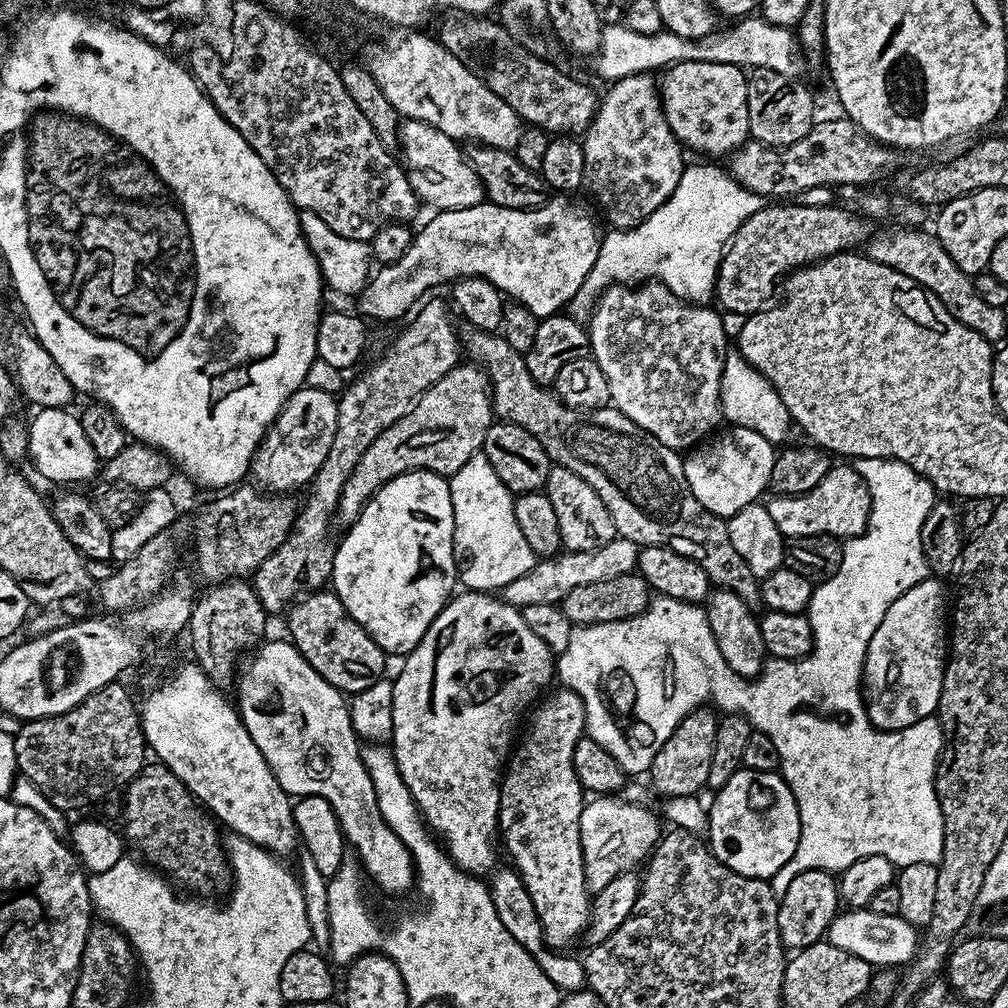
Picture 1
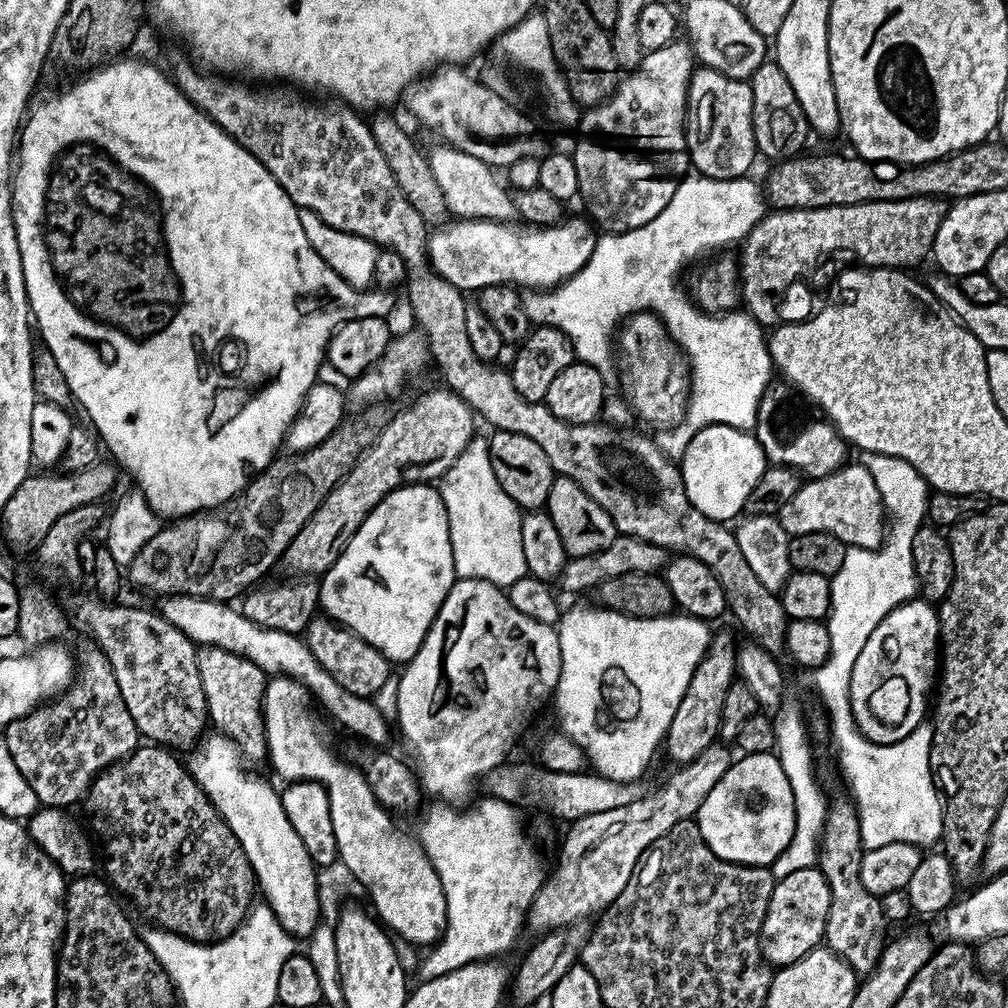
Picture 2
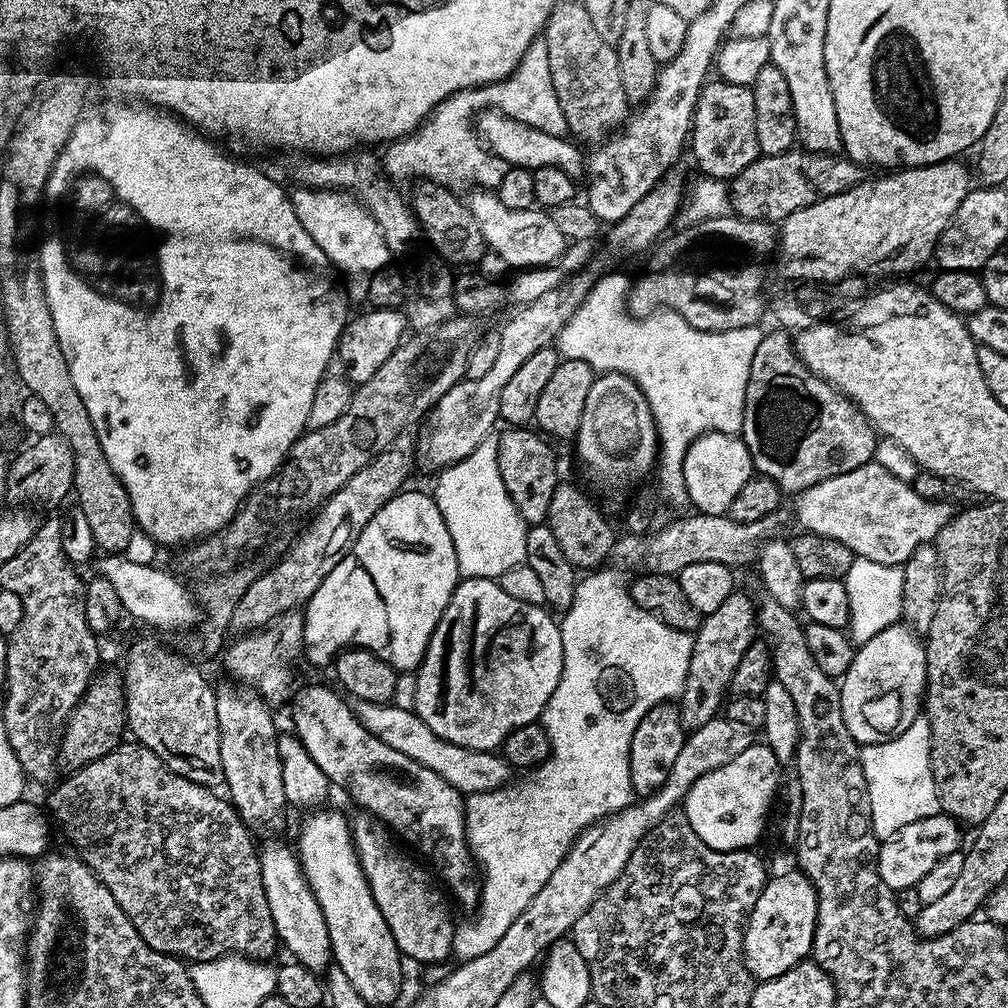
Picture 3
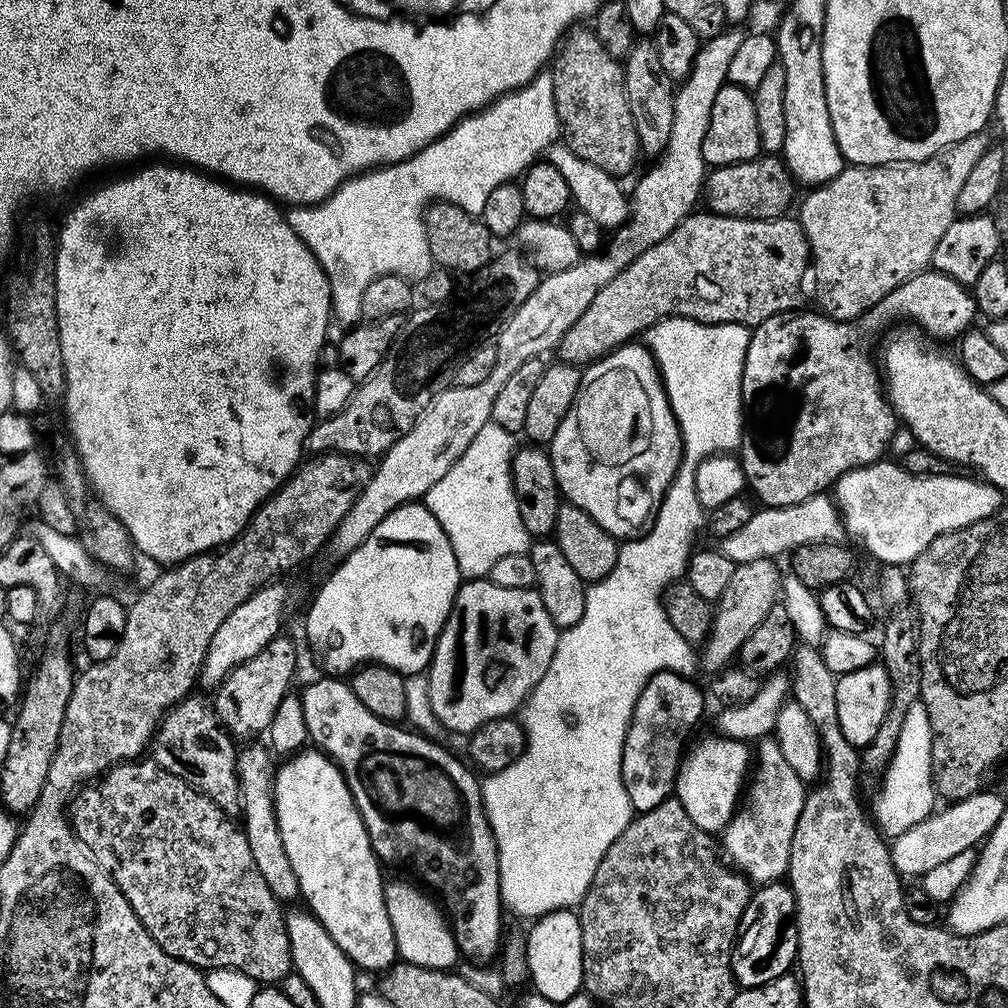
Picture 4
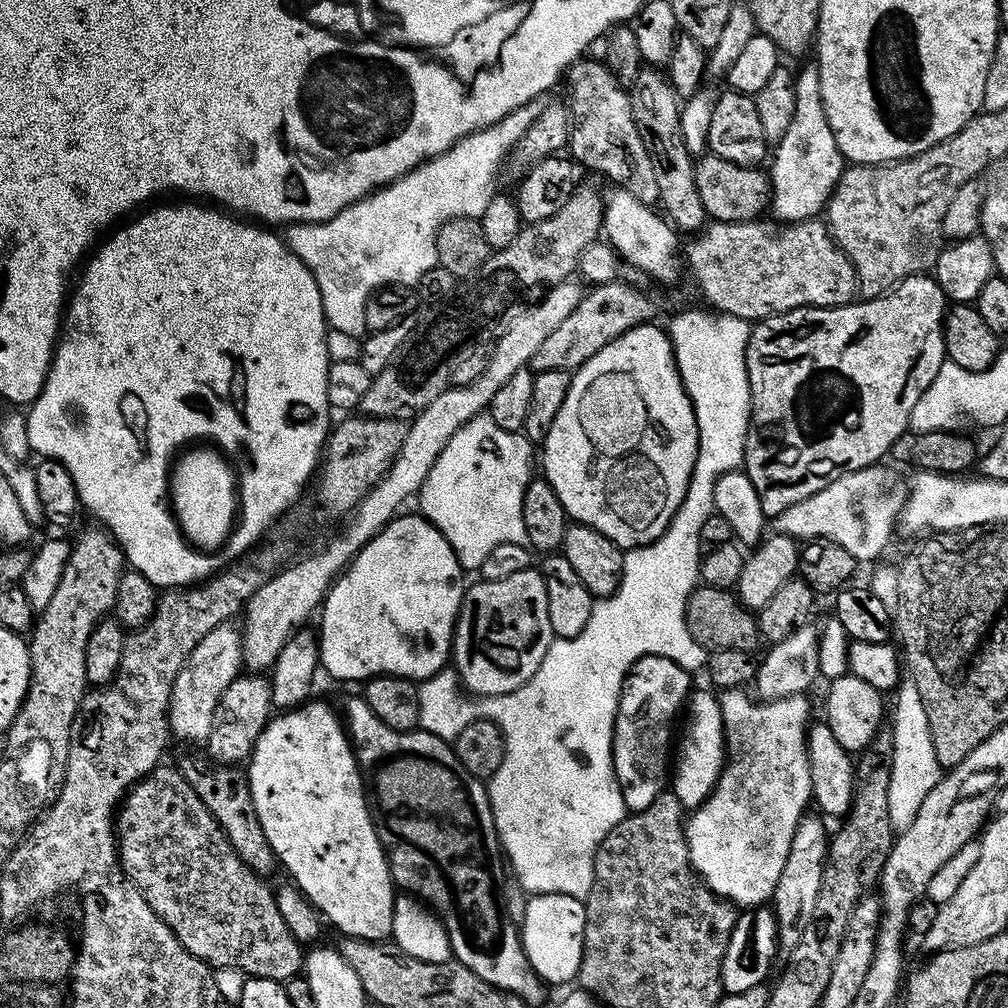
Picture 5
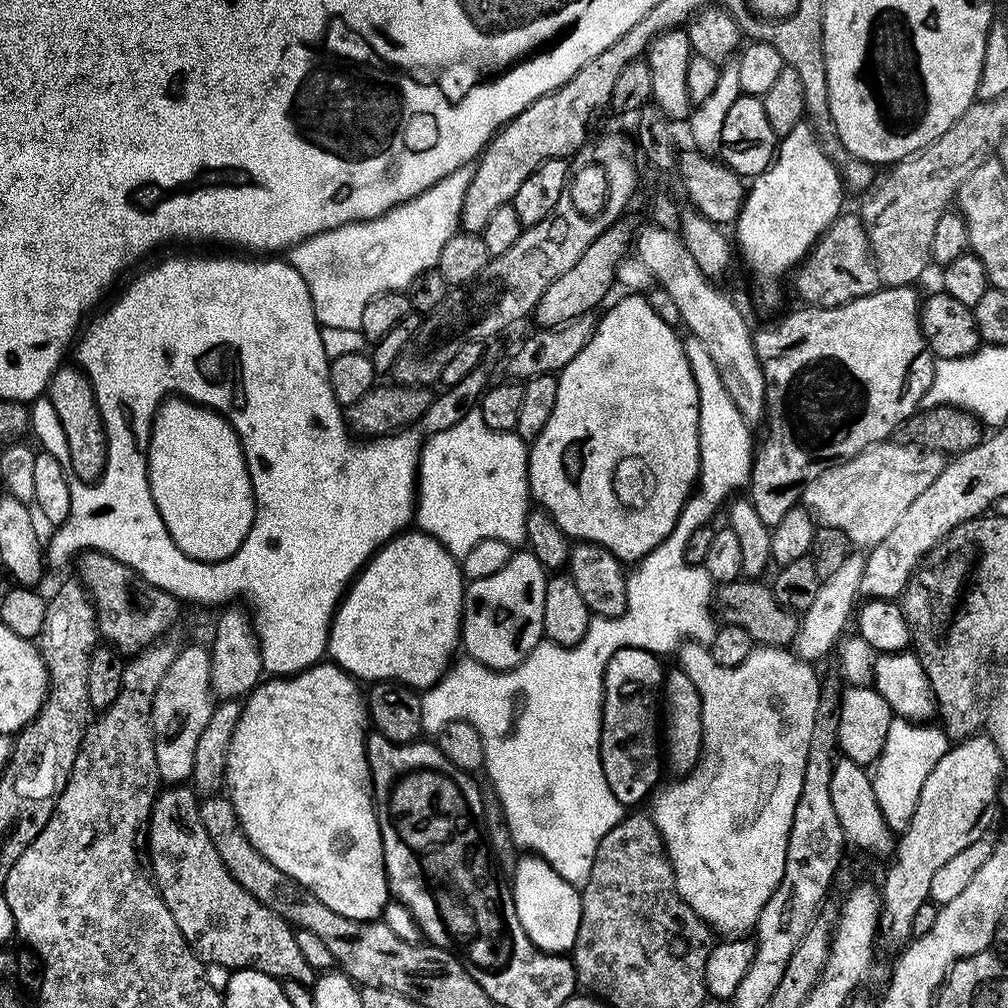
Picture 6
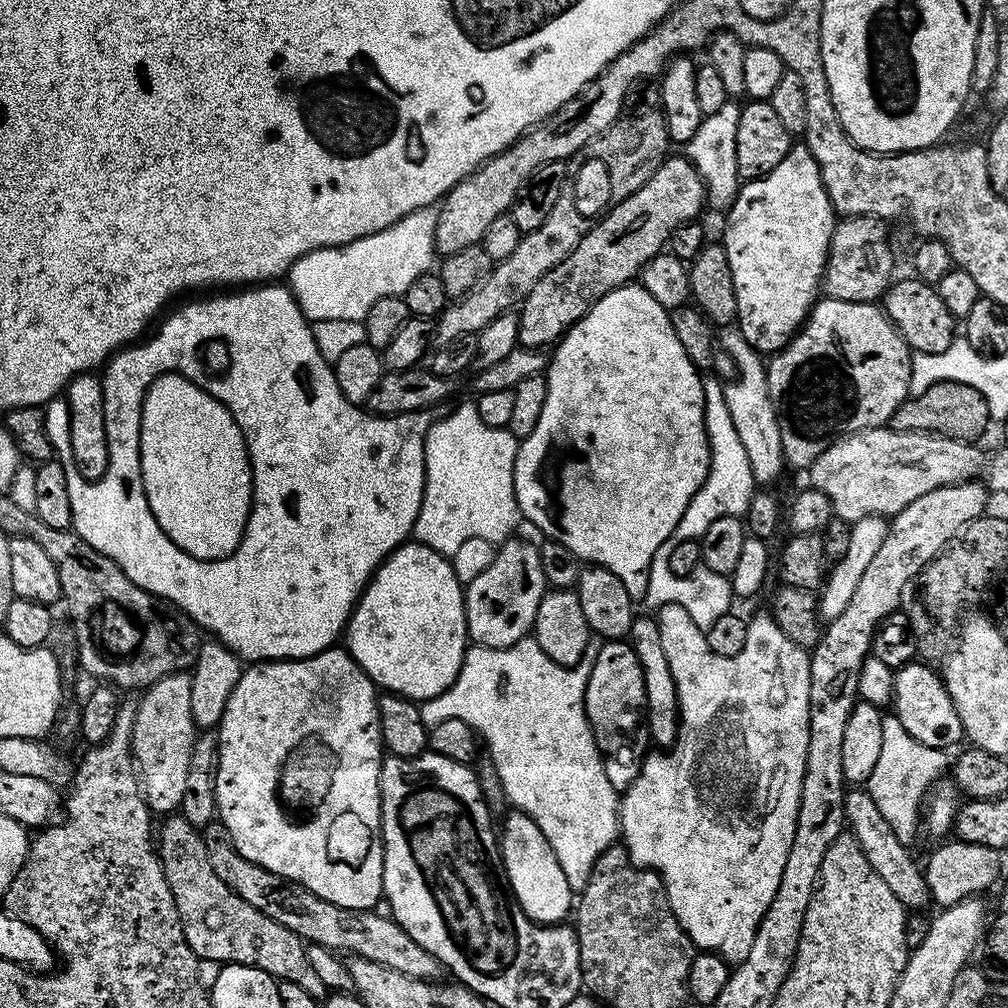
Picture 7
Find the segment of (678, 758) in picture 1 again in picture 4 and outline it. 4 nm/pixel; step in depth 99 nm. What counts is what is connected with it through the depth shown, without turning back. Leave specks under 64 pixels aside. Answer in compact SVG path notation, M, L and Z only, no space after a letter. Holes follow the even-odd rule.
M754 558L754 562L737 564L734 574L730 577L730 586L726 586L726 590L722 590L722 598L715 601L712 628L702 645L704 653L701 651L698 656L699 667L704 667L708 674L722 672L729 667L739 657L740 648L746 642L746 638L750 638L750 634L758 630L758 622L762 622L762 618L766 618L766 614L770 614L770 610L777 607L778 597L782 592L782 571L780 572L776 564L779 563L772 558Z

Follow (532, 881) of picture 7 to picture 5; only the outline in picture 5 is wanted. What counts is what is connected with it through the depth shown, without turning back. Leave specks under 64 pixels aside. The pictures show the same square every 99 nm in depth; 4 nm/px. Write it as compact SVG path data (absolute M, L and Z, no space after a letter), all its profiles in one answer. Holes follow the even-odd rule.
M537 892L527 897L528 905L524 908L524 925L519 925L520 940L524 944L524 953L530 966L545 985L568 984L580 975L582 950L584 949L584 931L586 930L586 910L584 901L570 894L542 894Z

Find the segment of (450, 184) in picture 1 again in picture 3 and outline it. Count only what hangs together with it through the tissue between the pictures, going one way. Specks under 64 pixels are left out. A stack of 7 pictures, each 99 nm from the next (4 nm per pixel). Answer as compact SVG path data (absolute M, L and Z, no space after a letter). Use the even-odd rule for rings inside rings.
M476 190L472 194L472 197L467 197L466 203L474 222L478 222L478 230L482 230L485 245L491 251L493 248L513 270L547 268L561 259L566 239L547 211L536 206L526 210L509 210L502 206L492 190Z

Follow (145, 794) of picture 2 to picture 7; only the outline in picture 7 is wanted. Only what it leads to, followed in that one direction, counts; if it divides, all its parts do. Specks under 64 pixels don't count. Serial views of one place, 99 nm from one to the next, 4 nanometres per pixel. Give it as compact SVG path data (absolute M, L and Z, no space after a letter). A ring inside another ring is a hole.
M172 814L158 828L158 859L164 865L164 877L174 894L180 915L179 931L186 947L201 961L217 960L217 965L241 964L275 976L277 981L298 982L306 994L323 1001L326 989L322 978L310 967L306 944L298 934L286 930L274 918L266 918L262 910L254 910L250 902L238 898L210 866L206 842L201 829L195 828L184 816Z

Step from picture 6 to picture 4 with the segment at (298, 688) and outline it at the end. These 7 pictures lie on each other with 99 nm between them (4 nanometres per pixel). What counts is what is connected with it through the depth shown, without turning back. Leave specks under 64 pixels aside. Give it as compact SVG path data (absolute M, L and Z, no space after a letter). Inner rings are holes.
M312 746L305 747L285 760L288 761L277 767L276 779L272 781L272 797L276 803L282 846L286 846L286 858L290 858L290 866L294 866L294 874L298 874L300 896L357 969L369 968L376 973L387 970L397 963L398 953L392 941L390 914L386 914L386 880L380 877L381 861L372 848L368 831L344 780L344 774L328 757L327 752Z

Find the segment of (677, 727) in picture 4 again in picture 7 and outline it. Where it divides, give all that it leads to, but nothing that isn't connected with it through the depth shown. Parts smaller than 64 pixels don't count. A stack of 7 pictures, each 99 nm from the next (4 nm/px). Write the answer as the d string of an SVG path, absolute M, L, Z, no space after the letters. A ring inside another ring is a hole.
M604 640L601 645L596 657L588 664L584 709L590 730L594 734L594 742L604 758L606 778L610 778L610 786L623 790L634 782L634 778L638 778L644 757L650 748L646 719L646 678L642 678L642 666L631 643L624 640Z

